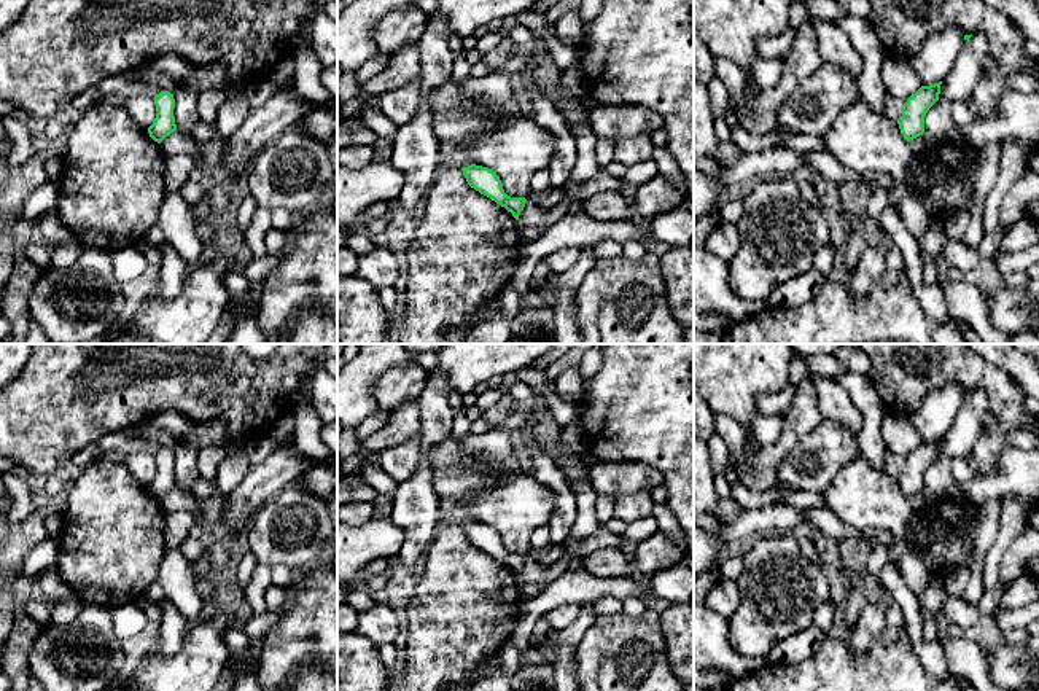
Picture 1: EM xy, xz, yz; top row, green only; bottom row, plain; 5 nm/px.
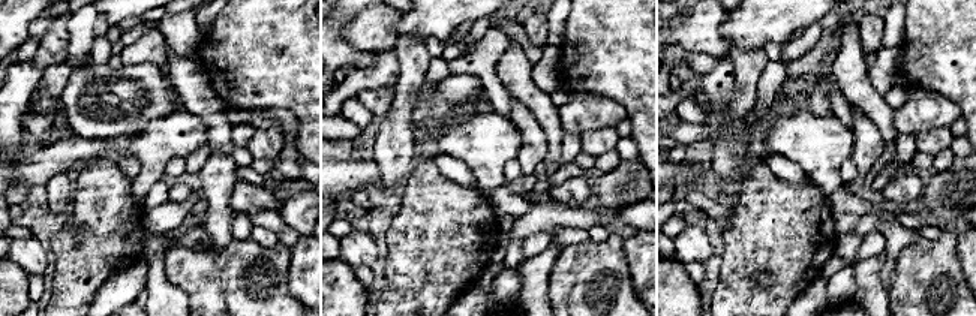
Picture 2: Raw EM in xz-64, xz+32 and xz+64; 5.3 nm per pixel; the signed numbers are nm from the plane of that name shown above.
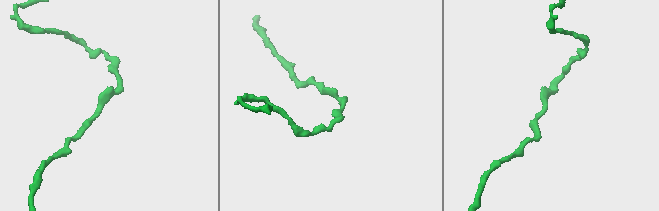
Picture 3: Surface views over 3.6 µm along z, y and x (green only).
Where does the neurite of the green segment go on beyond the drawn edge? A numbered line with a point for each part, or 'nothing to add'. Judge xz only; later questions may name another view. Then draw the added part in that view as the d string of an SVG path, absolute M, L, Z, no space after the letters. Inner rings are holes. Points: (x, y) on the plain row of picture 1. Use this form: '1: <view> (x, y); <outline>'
nothing to add

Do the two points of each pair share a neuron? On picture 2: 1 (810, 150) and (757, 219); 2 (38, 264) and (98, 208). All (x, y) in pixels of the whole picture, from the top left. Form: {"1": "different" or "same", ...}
{"1": "different", "2": "different"}

